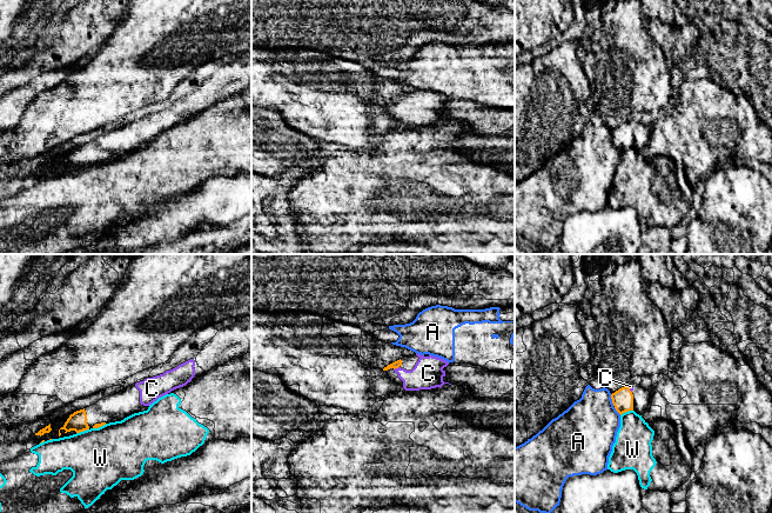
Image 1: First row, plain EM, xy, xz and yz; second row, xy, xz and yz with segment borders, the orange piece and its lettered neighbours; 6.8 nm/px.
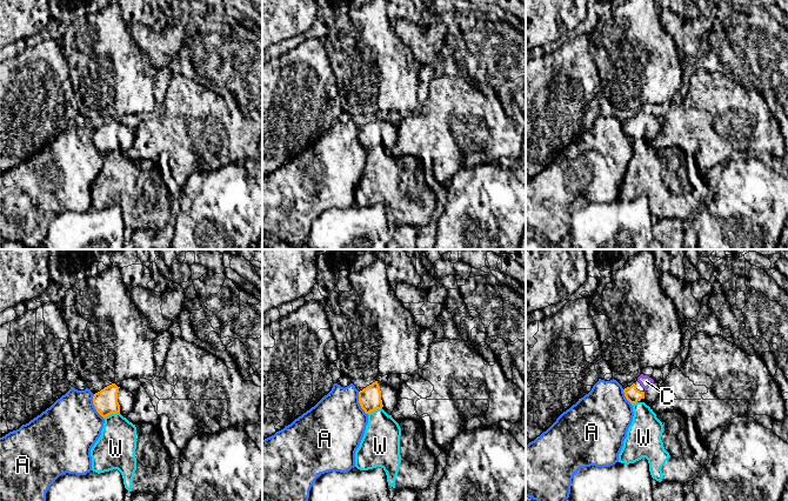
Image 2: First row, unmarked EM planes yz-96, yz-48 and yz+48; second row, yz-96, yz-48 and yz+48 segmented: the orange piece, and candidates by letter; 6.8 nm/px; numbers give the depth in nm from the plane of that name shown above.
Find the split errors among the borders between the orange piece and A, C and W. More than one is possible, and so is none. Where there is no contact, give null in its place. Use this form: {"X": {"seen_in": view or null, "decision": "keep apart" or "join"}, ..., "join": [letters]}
{"A": {"seen_in": "yz", "decision": "keep apart"}, "C": {"seen_in": "xz", "decision": "join"}, "W": {"seen_in": "xy", "decision": "keep apart"}, "join": ["C"]}

